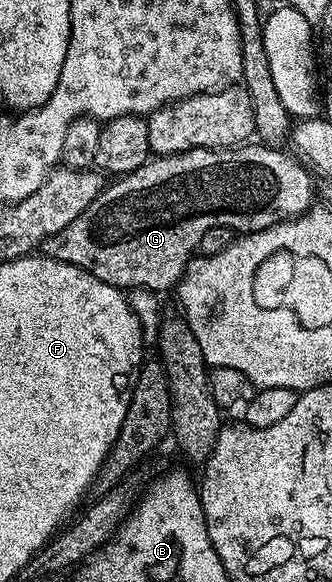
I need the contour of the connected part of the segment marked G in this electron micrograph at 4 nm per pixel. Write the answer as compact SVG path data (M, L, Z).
M244 143L233 148L199 148L154 156L135 171L118 176L114 185L106 184L67 227L42 242L40 252L46 257L79 266L102 279L103 283L111 283L122 291L135 288L162 291L172 285L174 288L200 250L197 248L201 240L213 228L221 229L226 225L229 229L238 229L236 232L241 235L258 232L296 217L312 202L309 201L313 197L310 170L300 160L284 157L280 148L264 143L253 144Z

